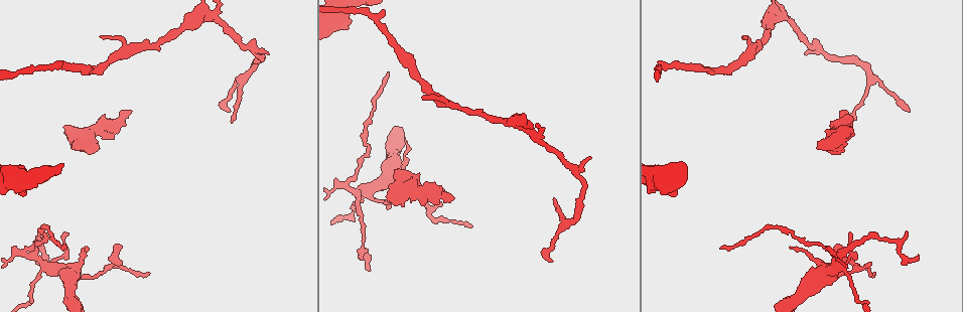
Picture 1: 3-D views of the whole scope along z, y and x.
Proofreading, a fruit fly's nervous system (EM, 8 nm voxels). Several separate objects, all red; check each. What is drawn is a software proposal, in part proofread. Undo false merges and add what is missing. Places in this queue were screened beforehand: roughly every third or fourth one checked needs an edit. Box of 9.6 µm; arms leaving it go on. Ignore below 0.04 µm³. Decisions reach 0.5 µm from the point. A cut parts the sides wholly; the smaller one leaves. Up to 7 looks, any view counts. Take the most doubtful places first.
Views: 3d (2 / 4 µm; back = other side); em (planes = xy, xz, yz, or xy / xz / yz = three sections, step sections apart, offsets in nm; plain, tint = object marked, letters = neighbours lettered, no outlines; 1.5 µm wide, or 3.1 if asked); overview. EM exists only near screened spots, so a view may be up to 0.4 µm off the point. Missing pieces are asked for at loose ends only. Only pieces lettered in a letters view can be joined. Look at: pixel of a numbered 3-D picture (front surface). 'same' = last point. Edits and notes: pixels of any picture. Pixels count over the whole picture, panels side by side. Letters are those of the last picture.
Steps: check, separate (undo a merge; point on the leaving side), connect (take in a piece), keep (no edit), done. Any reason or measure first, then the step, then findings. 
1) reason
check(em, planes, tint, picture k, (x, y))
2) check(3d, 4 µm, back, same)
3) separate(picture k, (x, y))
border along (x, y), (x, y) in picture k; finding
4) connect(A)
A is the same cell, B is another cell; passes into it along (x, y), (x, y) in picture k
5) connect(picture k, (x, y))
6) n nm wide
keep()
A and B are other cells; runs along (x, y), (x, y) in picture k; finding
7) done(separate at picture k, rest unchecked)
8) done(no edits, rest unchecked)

check(em, planes, letters, picture 1, (746, 38))

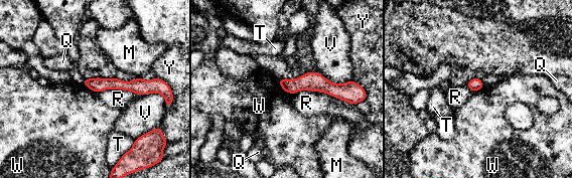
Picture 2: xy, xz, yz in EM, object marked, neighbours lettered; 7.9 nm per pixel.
110 nm wide
keep()
M, Q, R, T, V, W and Y are other cells; runs along (86, 82), (158, 84) in picture 2; none of them fits

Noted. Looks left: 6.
arms part here
check(em, planes, letters, picture 1, (358, 192))

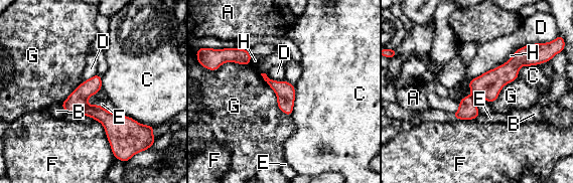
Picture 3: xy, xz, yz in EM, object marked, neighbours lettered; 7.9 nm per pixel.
160 nm wide; G touches over 420 nm
keep()
A, B, C, D, E, F, G and H are other cells; one cell here

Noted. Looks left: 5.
abrupt turn
check(em, planes, tint, picture 1, (344, 19))

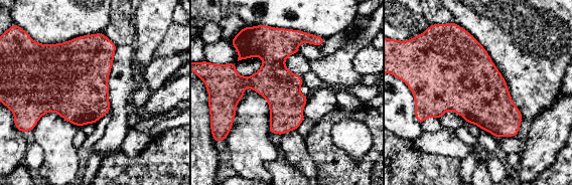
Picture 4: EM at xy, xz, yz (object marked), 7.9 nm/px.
what lies round it
check(em, planes, letters, same)

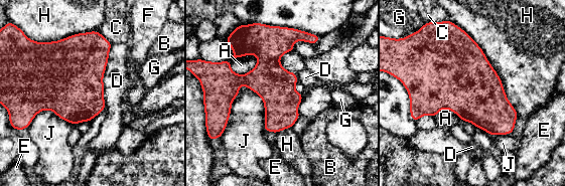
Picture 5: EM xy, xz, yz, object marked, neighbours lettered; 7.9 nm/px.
H touches over 950 nm
keep()
A, B, C, D, E, F, G, H and J are other cells; border along (450, 20), (482, 50), (519, 115) in picture 5; one cell here

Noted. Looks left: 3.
done(no edits, rest unchecked)

